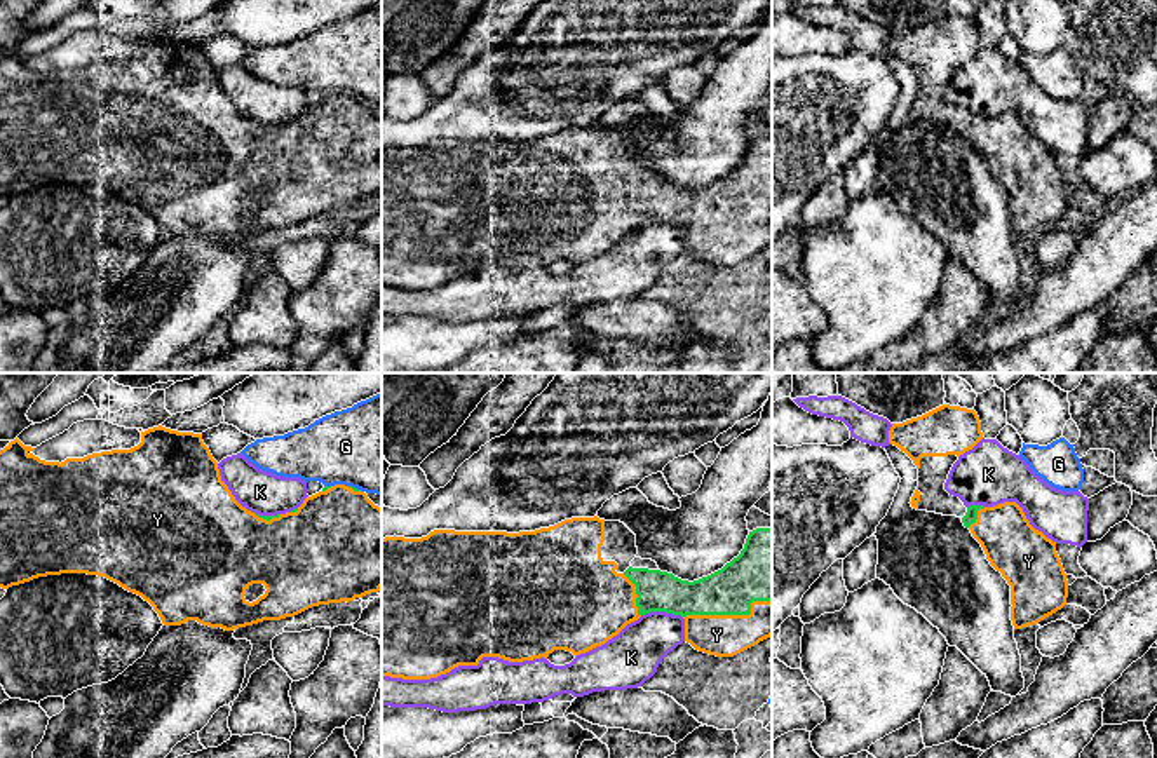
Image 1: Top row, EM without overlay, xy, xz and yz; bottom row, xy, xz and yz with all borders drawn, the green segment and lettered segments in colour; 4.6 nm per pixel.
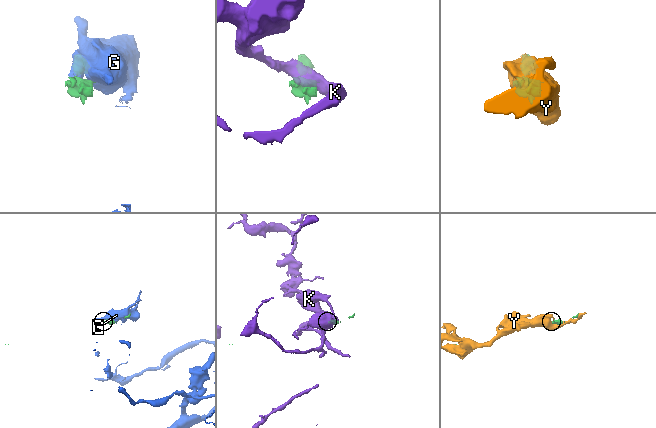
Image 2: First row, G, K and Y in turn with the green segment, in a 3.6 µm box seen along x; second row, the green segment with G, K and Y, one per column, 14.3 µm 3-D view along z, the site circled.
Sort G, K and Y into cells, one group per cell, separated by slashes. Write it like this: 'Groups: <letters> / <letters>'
Groups: G / K / Y

